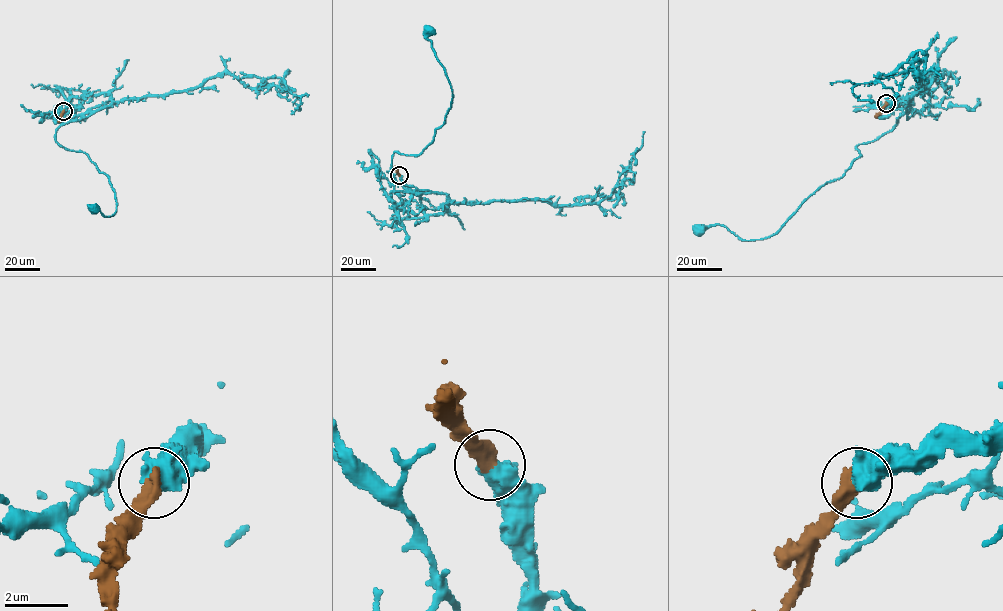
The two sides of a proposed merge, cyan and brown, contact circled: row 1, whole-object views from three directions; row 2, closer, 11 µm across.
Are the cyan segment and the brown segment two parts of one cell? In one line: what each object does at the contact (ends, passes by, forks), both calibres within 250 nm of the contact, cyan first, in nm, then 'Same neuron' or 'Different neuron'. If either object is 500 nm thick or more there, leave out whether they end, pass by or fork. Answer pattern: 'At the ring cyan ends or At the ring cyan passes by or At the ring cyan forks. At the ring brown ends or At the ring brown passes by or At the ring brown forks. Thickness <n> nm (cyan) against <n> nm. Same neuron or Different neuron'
Thickness 750 nm (cyan) against 480 nm. Same neuron

